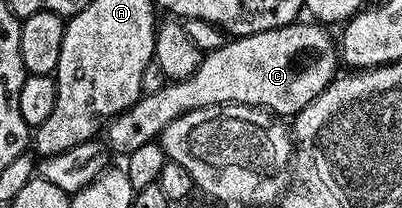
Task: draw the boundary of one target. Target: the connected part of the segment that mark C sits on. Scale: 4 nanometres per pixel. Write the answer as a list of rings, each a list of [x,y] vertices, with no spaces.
[[[298,20],[291,26],[280,26],[267,32],[255,32],[242,38],[234,37],[232,40],[225,40],[221,46],[208,51],[202,57],[199,68],[195,68],[191,76],[178,82],[170,81],[163,88],[159,88],[159,92],[138,97],[134,106],[108,119],[107,145],[110,151],[117,153],[118,150],[121,156],[128,156],[131,152],[135,152],[135,148],[143,148],[143,144],[158,139],[163,128],[171,120],[204,106],[226,104],[260,106],[262,110],[268,110],[274,116],[286,116],[285,114],[296,116],[303,107],[311,104],[311,100],[315,100],[315,96],[319,96],[329,87],[329,83],[338,73],[339,46],[334,35],[332,38],[325,30],[328,29],[324,25],[314,24],[309,20]]]

